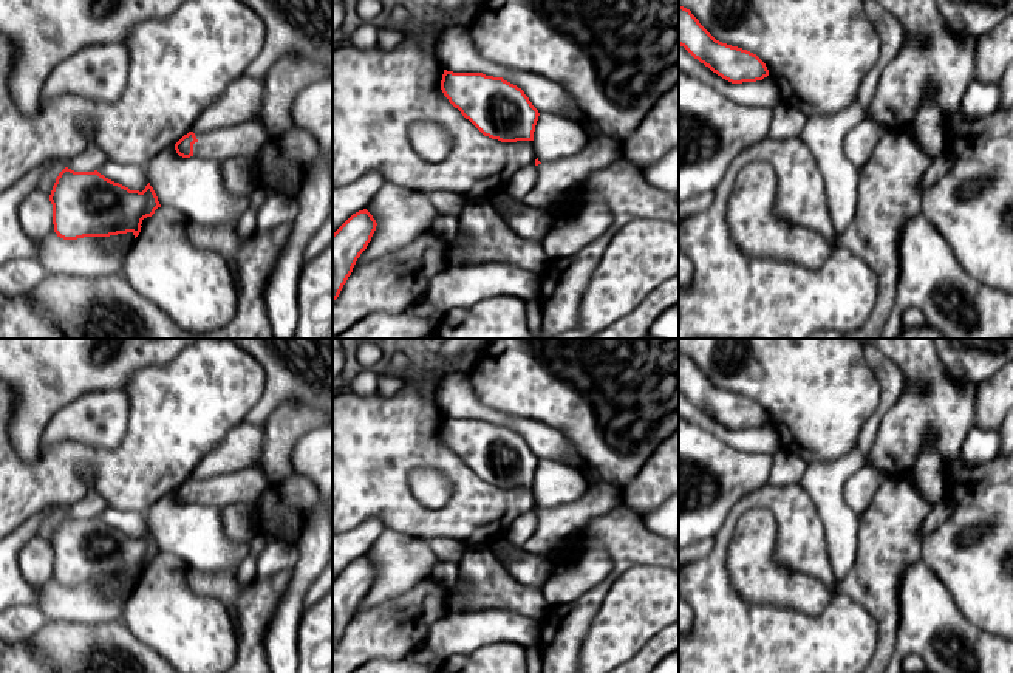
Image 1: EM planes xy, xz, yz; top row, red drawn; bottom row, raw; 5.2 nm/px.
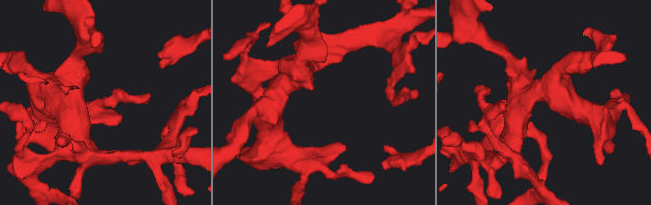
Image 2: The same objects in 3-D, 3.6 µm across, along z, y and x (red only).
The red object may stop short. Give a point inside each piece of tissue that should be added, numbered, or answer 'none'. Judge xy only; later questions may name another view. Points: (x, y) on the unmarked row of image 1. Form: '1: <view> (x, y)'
1: xy (246, 486)

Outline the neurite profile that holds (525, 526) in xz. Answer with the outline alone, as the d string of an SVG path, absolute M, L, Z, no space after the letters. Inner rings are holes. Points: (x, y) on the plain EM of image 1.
M535 511L520 515L509 528L507 537L515 545L526 545L538 531L540 520Z

